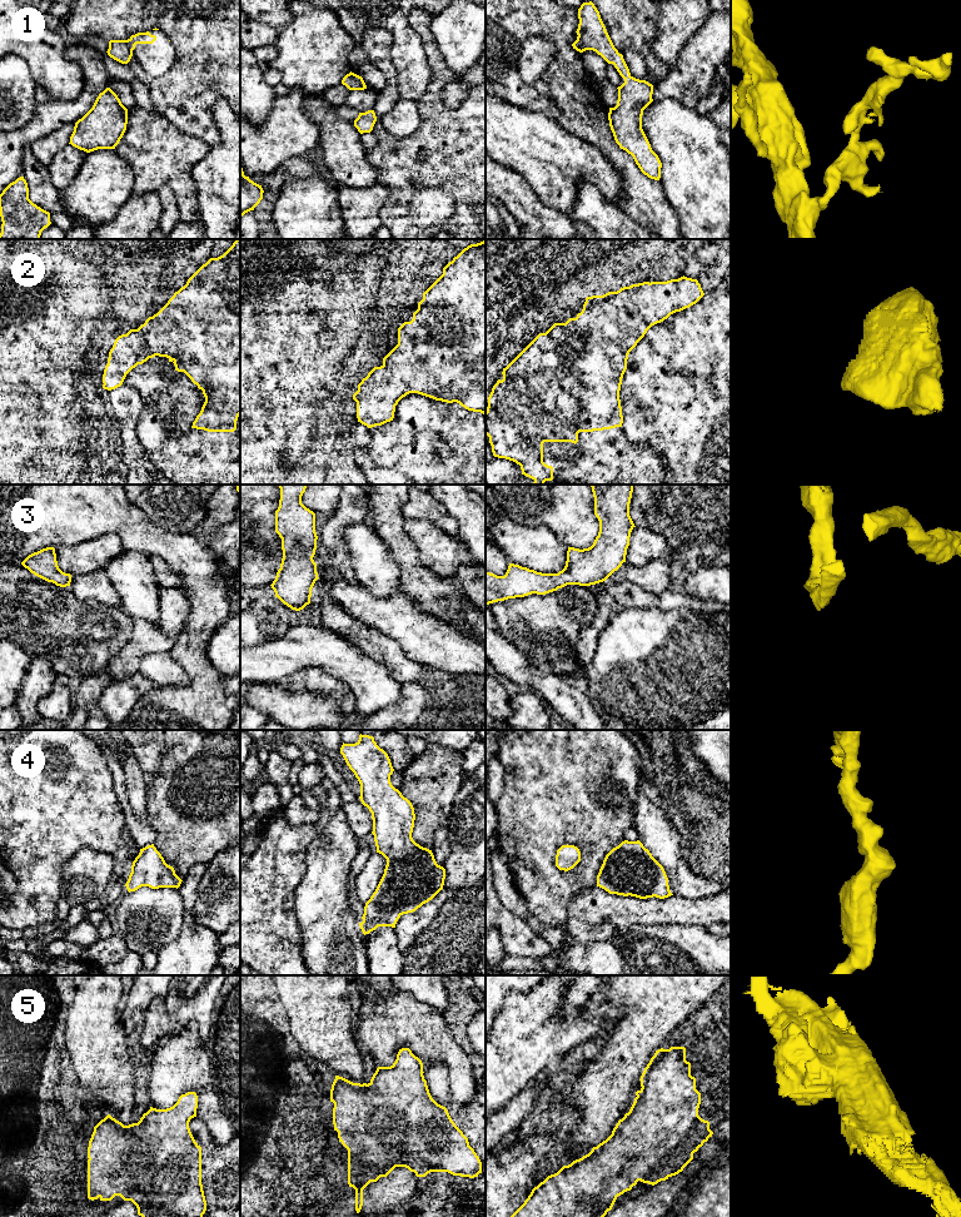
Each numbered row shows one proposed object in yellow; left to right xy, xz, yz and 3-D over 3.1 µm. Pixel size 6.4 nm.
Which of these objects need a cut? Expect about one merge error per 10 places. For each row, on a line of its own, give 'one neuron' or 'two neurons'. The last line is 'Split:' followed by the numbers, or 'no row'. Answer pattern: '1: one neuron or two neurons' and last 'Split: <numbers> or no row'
1: one neuron
2: one neuron
3: one neuron
4: one neuron
5: one neuron
Split: no row

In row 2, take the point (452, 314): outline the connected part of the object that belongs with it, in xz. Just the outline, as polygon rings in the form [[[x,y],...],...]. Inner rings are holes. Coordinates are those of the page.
[[[486,240],[468,245],[443,268],[443,274],[423,293],[423,299],[418,303],[413,319],[404,322],[398,328],[398,344],[383,358],[383,364],[374,367],[358,384],[358,391],[353,394],[353,399],[357,402],[358,422],[372,428],[393,421],[395,406],[409,393],[418,393],[447,403],[457,402],[465,409],[480,412],[486,417]]]

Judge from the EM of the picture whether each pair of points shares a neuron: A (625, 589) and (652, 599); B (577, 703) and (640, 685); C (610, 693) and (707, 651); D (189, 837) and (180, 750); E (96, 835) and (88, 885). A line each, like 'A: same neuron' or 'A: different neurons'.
A: same neuron
B: different neurons
C: same neuron
D: same neuron
E: different neurons

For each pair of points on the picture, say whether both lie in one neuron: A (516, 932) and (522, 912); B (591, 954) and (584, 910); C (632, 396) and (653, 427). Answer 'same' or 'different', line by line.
A: different
B: different
C: same

